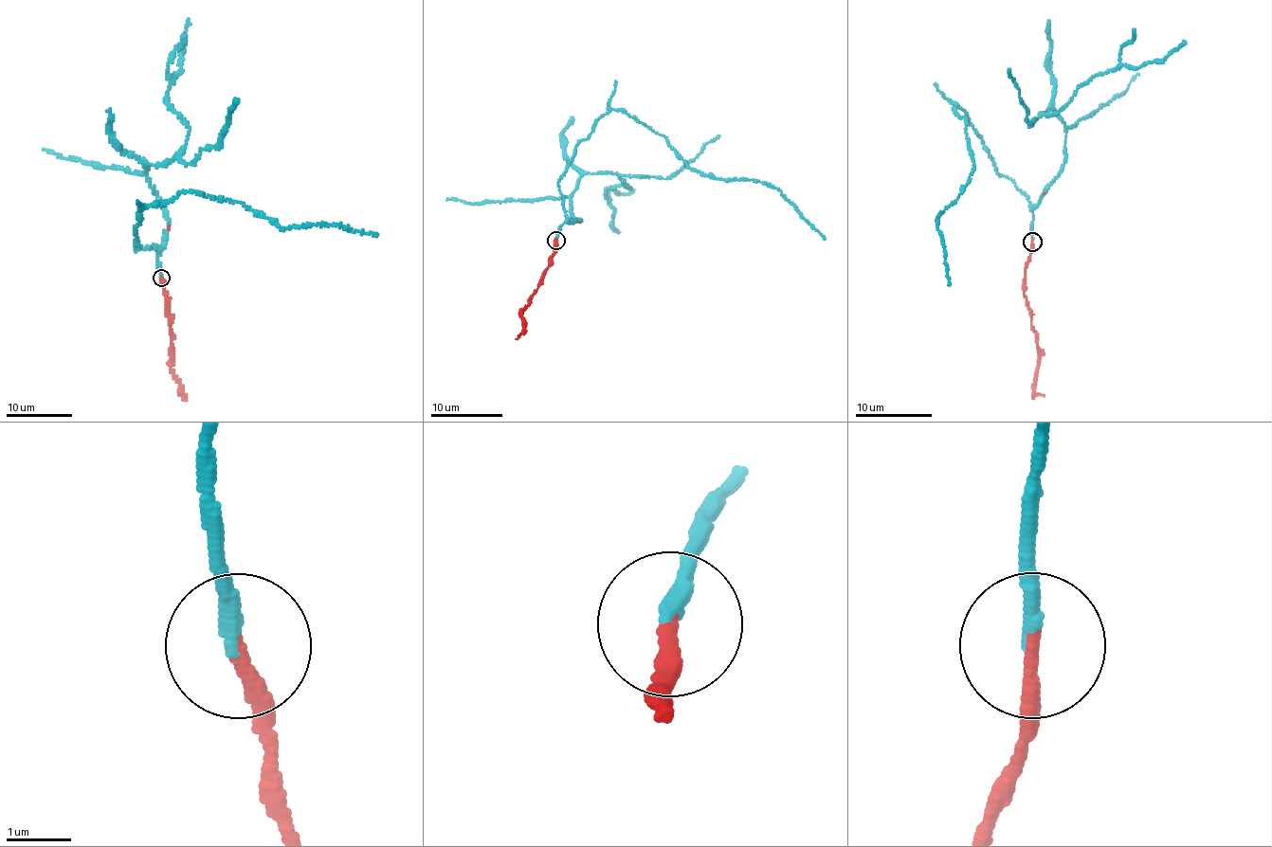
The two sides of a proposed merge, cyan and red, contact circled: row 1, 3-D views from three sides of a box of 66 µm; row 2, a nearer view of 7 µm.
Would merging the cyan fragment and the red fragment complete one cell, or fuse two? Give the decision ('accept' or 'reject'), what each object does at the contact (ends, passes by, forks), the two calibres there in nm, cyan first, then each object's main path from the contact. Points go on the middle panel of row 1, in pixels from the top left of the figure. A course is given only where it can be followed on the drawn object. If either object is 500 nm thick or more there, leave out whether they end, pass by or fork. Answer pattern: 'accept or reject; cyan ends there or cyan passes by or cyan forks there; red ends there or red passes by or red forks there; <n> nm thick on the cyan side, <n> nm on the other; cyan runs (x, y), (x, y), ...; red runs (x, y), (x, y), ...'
accept; cyan ends there; red ends there; 200 nm thick on the cyan side, 260 nm on the other; cyan runs (556, 240), (565, 221), (558, 179), (598, 119), (616, 109), (666, 138), (690, 169), (766, 183), (825, 240); red runs (556, 240), (540, 283), (519, 315), (523, 329), (516, 338)

